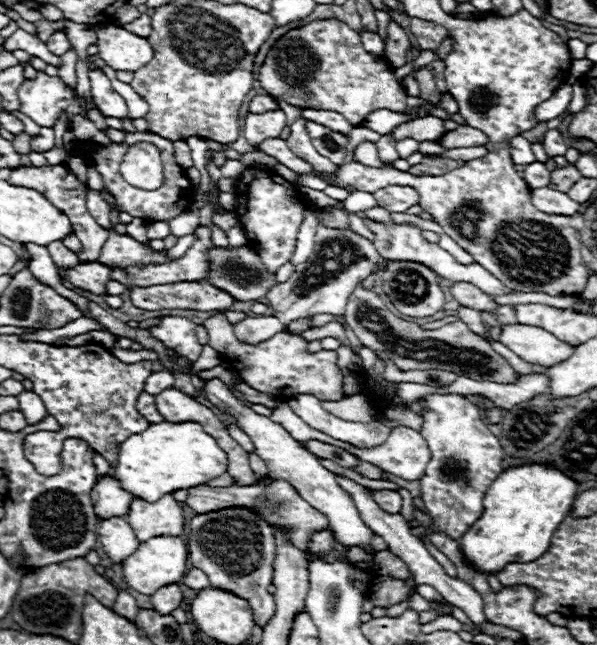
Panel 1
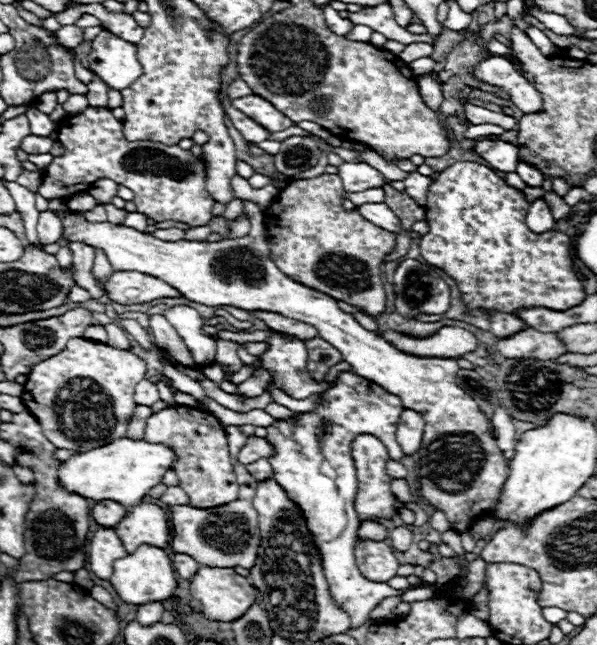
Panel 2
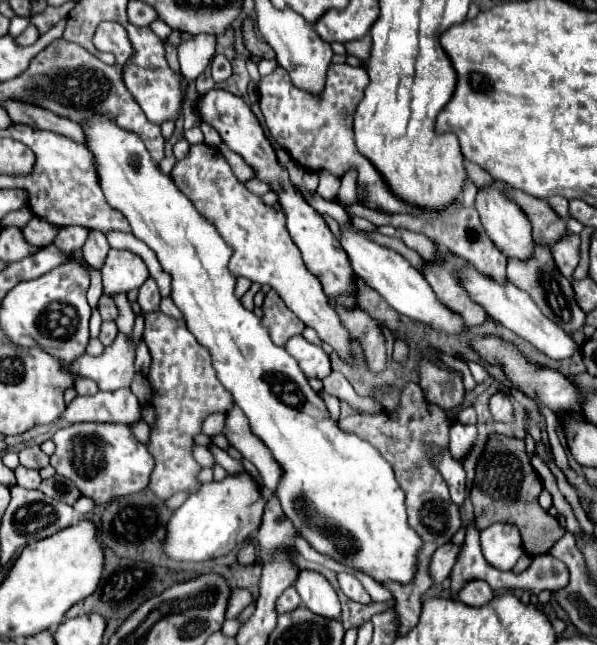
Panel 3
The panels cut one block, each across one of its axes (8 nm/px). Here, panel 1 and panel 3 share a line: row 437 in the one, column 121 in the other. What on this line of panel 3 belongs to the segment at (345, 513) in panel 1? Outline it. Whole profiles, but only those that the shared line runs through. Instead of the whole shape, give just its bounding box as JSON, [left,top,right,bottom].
[100,250,150,294]

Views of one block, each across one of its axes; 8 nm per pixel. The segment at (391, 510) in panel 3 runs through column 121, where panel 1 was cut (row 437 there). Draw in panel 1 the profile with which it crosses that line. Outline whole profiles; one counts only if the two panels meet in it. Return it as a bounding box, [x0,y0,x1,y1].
[106,422,228,502]

